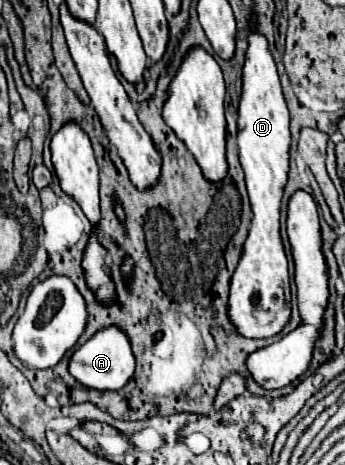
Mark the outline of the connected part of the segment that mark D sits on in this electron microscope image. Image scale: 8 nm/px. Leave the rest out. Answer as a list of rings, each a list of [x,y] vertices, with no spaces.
[[[253,32],[249,36],[249,50],[245,56],[243,66],[243,94],[239,102],[239,132],[237,132],[237,146],[239,146],[239,160],[245,172],[247,192],[253,208],[253,220],[249,228],[249,236],[243,248],[243,256],[239,260],[239,266],[231,278],[231,292],[229,292],[229,318],[235,324],[237,332],[247,338],[269,338],[279,334],[289,316],[291,306],[285,300],[285,288],[289,288],[289,272],[287,272],[287,256],[283,250],[281,234],[279,234],[279,216],[281,216],[281,198],[283,188],[287,184],[287,172],[289,172],[289,110],[281,92],[281,82],[277,76],[277,68],[273,62],[273,56],[269,52],[265,36]]]

